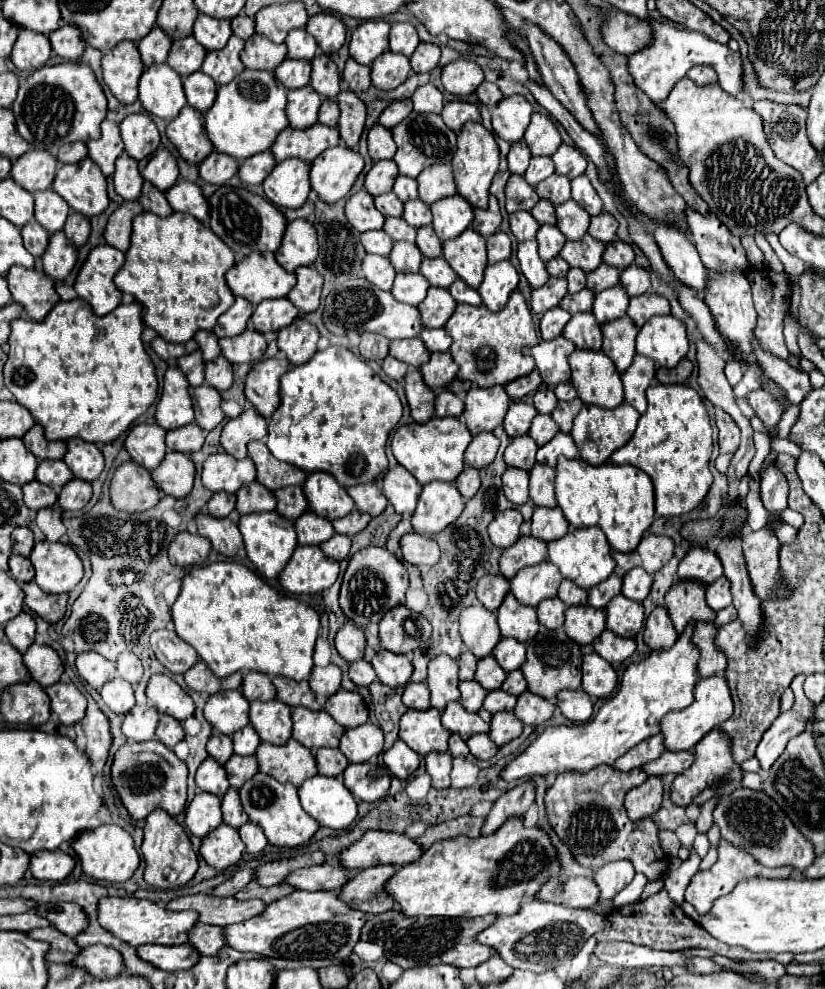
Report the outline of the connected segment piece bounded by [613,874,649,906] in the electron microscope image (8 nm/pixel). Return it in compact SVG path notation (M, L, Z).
M635 874L633 882L631 882L629 886L625 886L625 888L613 898L615 906L623 906L623 904L633 904L633 902L637 902L637 900L641 898L641 892L643 892L643 888L645 888L647 882L649 882L649 880L645 880L645 876Z

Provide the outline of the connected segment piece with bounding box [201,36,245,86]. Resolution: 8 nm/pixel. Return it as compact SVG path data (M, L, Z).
M231 36L227 46L223 50L217 50L217 52L207 52L205 56L205 62L201 66L201 72L205 72L207 76L211 76L217 86L223 86L223 84L229 84L235 76L239 76L245 68L239 60L239 54L243 50L243 40L237 38L237 36Z

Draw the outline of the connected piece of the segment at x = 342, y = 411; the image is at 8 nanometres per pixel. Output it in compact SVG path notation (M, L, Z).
M329 346L327 350L317 352L307 364L289 370L281 378L279 398L281 406L269 420L269 436L267 436L267 448L277 460L289 462L305 470L307 474L317 470L329 472L345 488L353 484L373 482L379 474L387 470L385 444L389 432L401 420L403 406L397 392L389 384L385 384L351 350L341 346Z

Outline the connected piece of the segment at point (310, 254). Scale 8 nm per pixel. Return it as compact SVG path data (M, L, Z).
M307 220L289 222L275 258L287 272L295 272L299 266L311 266L317 258L317 232L313 224Z

